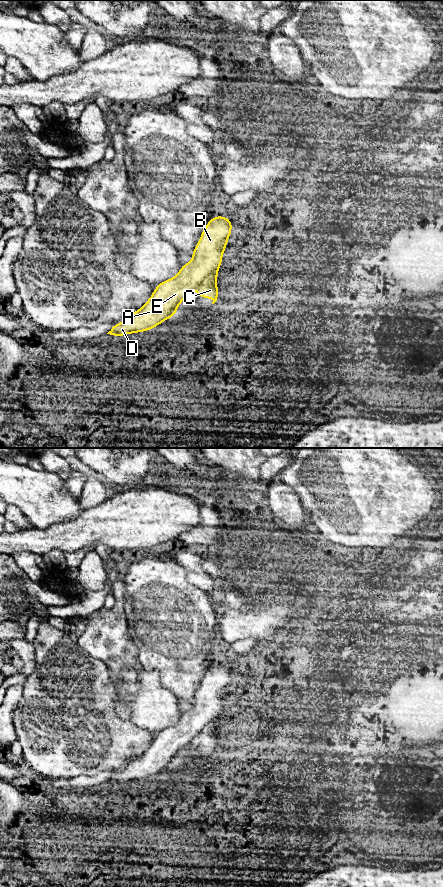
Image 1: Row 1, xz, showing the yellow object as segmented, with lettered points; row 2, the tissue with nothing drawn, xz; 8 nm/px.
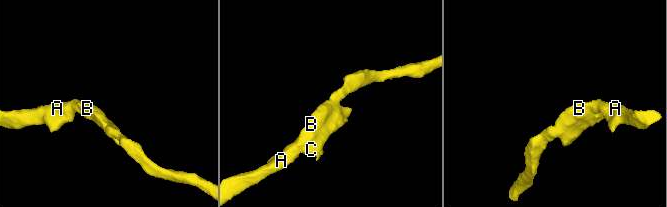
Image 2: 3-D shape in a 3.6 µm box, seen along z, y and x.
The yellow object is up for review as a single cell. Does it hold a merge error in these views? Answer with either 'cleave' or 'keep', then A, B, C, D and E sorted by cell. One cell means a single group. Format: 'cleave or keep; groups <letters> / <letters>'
cleave; groups A B D E / C

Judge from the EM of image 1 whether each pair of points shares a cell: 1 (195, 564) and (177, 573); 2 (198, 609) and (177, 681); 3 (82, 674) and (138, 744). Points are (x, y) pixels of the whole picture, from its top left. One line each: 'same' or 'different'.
1: different
2: same
3: same

